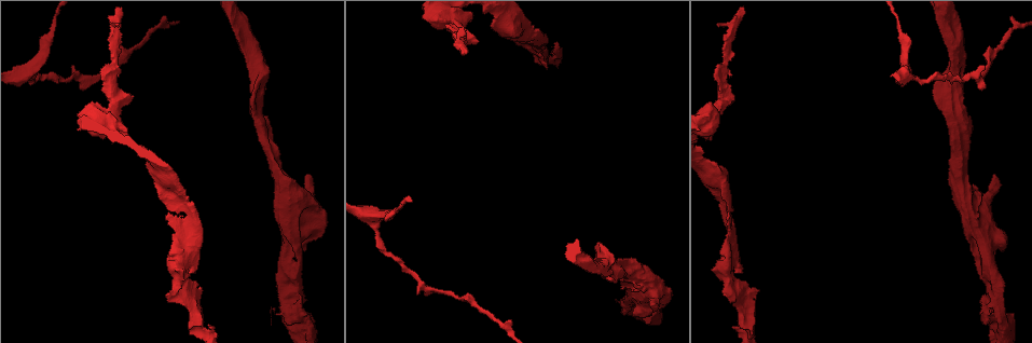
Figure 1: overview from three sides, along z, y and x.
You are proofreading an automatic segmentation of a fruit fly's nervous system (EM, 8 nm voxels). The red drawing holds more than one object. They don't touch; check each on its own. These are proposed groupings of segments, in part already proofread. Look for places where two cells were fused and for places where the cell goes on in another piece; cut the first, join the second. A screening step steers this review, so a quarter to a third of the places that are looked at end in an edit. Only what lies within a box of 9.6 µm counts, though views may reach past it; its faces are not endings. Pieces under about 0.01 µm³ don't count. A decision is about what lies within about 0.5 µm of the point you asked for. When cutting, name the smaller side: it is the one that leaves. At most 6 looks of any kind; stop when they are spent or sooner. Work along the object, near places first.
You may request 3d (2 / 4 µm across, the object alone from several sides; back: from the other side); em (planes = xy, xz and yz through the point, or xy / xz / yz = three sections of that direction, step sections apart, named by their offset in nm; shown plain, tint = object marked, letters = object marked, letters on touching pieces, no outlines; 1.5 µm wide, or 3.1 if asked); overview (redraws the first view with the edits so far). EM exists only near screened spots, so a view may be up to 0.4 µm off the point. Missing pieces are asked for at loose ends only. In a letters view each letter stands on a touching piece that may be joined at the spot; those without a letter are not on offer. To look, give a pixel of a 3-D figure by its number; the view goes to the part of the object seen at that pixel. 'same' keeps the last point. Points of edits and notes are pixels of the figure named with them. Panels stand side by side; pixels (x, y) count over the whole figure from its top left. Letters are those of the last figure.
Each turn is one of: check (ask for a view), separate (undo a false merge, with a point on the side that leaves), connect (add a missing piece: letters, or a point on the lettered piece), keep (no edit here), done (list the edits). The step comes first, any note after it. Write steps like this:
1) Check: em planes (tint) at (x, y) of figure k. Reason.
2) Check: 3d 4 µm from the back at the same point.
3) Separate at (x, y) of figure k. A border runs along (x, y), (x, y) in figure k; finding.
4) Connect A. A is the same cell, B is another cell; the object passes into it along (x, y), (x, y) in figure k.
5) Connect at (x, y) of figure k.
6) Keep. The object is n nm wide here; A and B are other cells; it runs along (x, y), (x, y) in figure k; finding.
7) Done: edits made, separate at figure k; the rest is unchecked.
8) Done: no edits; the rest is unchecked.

Check: 3d 4 µm at (297, 270) of figure 1. Thick end.

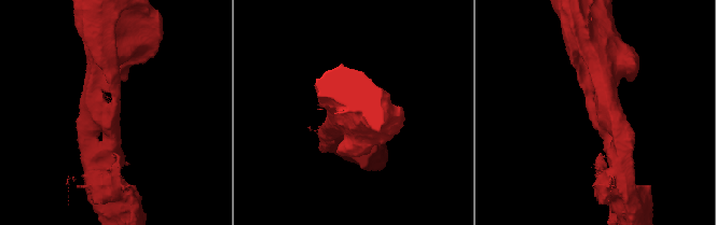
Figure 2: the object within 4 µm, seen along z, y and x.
Check: em yz step 8 (letters) at (114, 108) of figure 2. The arms are 280, 320 nm wide; shape alone is not enough.

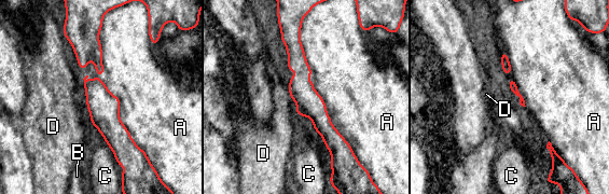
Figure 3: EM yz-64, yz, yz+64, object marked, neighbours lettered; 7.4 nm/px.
Keep. A, B, C and D are other cells; it runs along (294, 33), (300, 86), (333, 155) in figure 3; no lettered piece goes on from it.

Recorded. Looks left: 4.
Check: 3d 2 µm at (196, 311) of figure 1. Sharp bend.

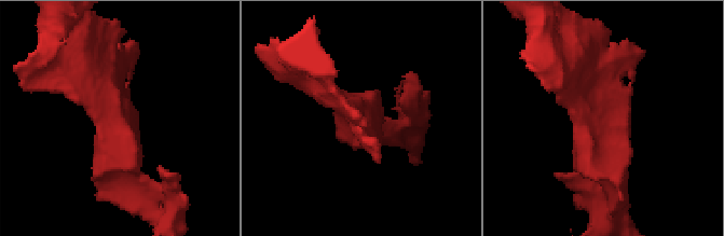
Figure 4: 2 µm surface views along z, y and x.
Check: em xz step 8 (letters) at (588, 121) of figure 4. Need the tissue.

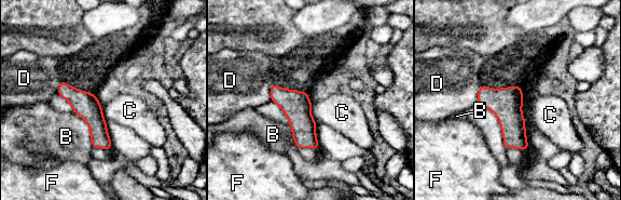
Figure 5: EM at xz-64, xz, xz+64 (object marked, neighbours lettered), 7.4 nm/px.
Keep. B, C, D and F are other cells; a border runs along (73, 111), (86, 123), (93, 146) in figure 5; continuous, no second cell.

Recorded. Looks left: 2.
Check: em planes (letters) at (100, 73) of figure 1. Branch stops here.

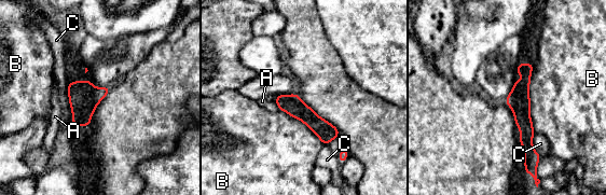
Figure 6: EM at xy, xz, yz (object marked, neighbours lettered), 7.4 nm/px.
Keep. A, B and C are other cells; a border runs along (67, 84), (68, 102), (72, 120) in figure 6; no lettered piece goes on from it.

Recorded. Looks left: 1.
Done: no edits; the rest is unchecked.

